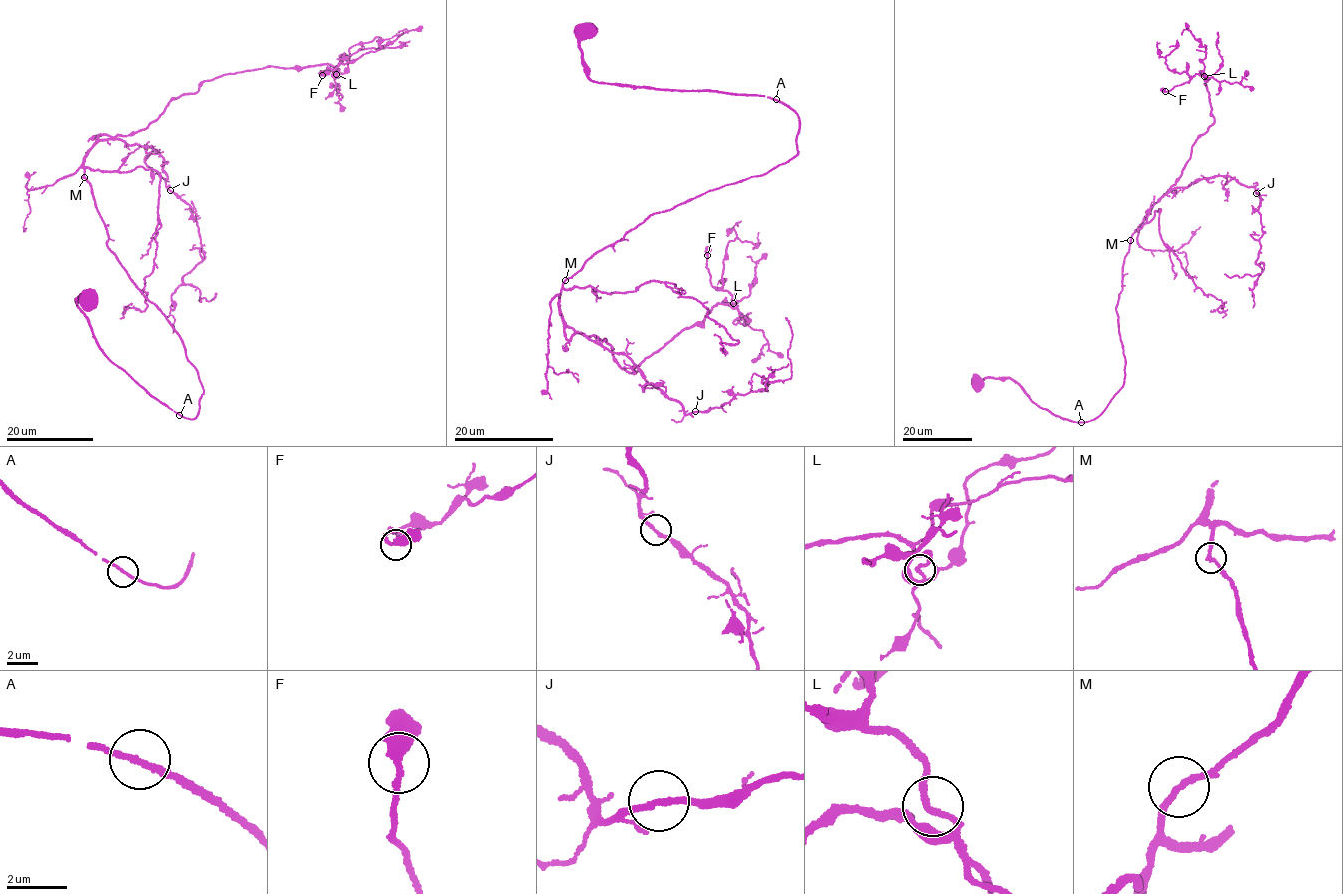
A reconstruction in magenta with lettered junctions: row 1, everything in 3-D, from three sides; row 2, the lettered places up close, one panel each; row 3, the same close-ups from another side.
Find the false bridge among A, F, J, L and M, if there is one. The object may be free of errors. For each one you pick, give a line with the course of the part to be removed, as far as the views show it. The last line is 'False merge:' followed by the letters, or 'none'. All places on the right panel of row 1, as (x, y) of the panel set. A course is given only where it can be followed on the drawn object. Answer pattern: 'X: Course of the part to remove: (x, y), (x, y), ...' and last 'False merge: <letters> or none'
False merge: none

